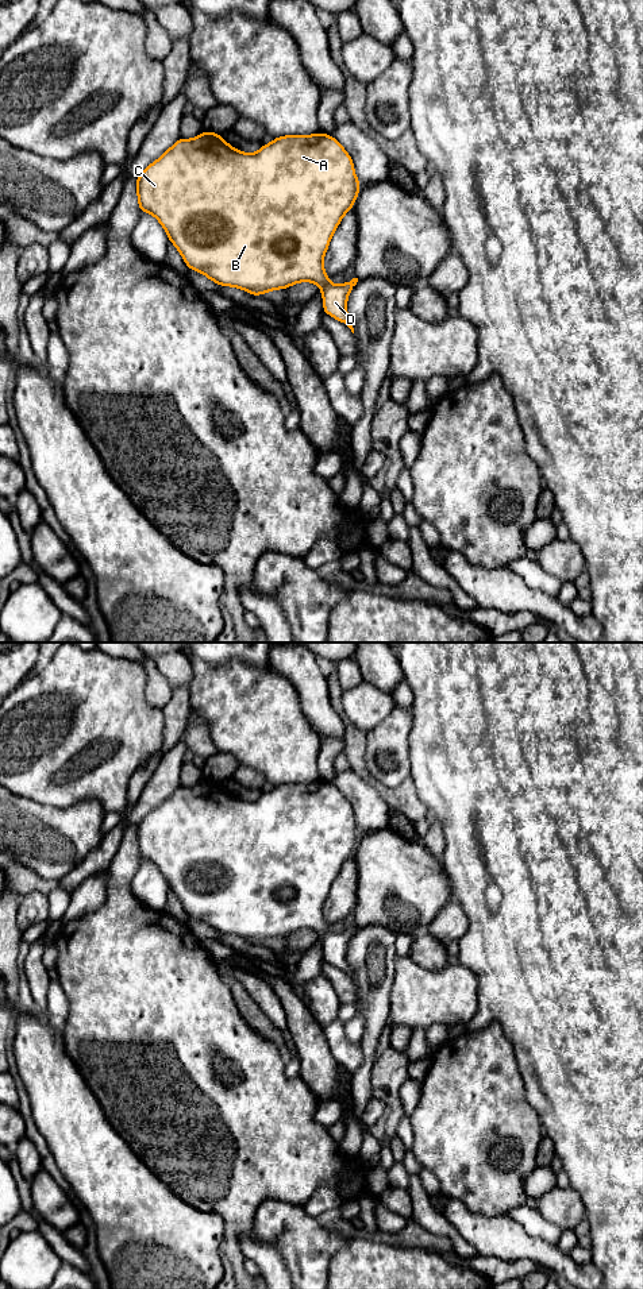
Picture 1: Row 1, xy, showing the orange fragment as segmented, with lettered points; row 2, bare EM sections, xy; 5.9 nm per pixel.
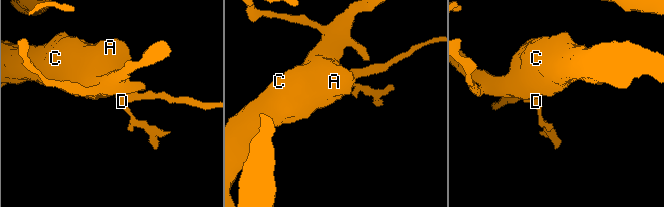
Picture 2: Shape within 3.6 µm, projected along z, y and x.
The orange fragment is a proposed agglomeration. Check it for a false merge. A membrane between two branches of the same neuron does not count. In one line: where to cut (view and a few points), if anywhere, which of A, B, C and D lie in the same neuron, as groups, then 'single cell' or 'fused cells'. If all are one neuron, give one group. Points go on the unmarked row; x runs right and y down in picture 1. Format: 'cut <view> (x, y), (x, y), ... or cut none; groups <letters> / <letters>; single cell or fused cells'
cut none; groups A B C D; single cell

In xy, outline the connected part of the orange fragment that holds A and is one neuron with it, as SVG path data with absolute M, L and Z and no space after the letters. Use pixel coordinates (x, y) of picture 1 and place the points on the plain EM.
M203 779L193 787L180 786L170 796L168 796L157 808L150 811L136 825L136 842L139 860L153 862L166 879L168 887L181 902L189 918L204 922L208 927L219 934L239 935L251 943L262 943L266 939L277 937L288 937L299 930L312 930L322 937L323 961L330 962L335 968L346 972L354 981L353 970L347 962L347 946L353 935L357 933L358 926L350 930L334 933L324 919L323 907L328 898L332 883L335 881L343 864L354 854L359 842L361 830L358 829L354 818L354 810L344 795L331 783L317 780L312 783L285 783L274 786L269 792L263 792L257 800L247 802L230 794L222 783Z

